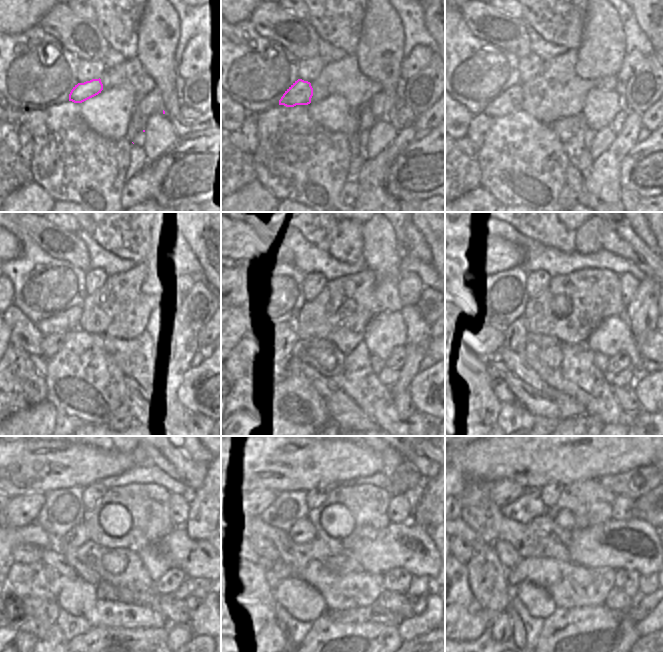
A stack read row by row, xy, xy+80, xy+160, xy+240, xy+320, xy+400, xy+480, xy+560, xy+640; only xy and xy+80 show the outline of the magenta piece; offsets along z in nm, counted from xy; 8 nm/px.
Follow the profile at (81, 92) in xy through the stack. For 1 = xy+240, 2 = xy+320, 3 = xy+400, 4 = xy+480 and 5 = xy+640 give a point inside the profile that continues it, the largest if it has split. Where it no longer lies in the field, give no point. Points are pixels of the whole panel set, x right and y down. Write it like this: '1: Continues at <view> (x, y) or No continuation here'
1: Continues at xy+240 (68, 320)
2: Continues at xy+320 (276, 322)
3: Continues at xy+400 (479, 332)
4: Continues at xy+480 (24, 554)
5: Continues at xy+640 (465, 552)

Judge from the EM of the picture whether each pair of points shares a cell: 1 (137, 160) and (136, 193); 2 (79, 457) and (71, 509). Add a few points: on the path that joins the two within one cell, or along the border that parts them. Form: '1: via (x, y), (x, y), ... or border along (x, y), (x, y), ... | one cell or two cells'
1: border along (147, 161), (133, 176), (126, 180) | two cells
2: border along (82, 486), (56, 488), (51, 491) | two cells

